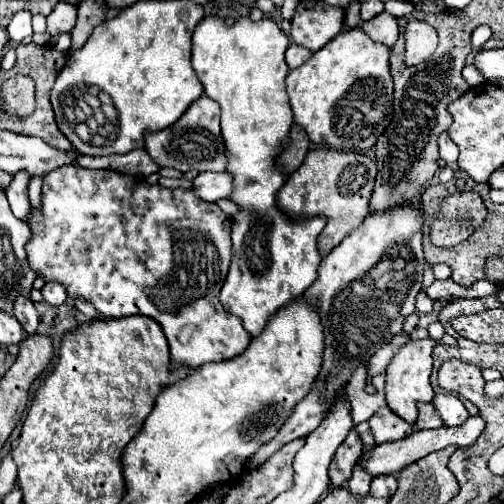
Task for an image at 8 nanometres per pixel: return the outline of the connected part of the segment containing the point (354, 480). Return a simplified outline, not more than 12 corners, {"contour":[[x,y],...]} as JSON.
{"contour":[[354,468],[348,480],[350,494],[368,496],[372,478],[360,468]]}

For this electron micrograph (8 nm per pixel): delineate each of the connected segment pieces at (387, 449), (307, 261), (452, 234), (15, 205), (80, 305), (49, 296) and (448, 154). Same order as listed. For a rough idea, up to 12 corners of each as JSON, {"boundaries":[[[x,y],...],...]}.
{"boundaries":[[[482,416],[460,428],[414,430],[364,452],[370,476],[398,474],[446,448],[470,446],[486,428]],[[204,16],[192,66],[222,108],[232,264],[220,302],[258,336],[318,280],[326,220],[274,204],[292,126],[288,36]],[[476,192],[444,198],[430,222],[432,244],[450,248],[484,222]],[[26,170],[6,188],[10,210],[20,220],[30,212]],[[74,300],[76,306],[90,320],[106,320],[84,300]],[[46,282],[40,292],[52,306],[66,302],[62,284]],[[448,132],[438,136],[440,158],[458,160],[458,146],[452,144]]]}

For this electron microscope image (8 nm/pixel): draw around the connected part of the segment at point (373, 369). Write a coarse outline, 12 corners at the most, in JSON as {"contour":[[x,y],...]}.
{"contour":[[408,334],[394,336],[368,362],[368,376],[386,370],[392,356],[410,340]]}

